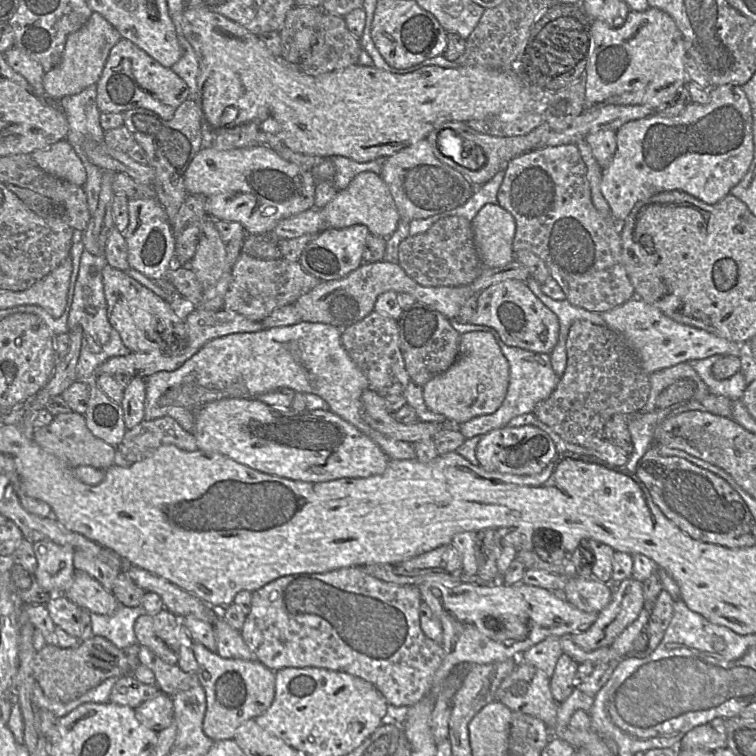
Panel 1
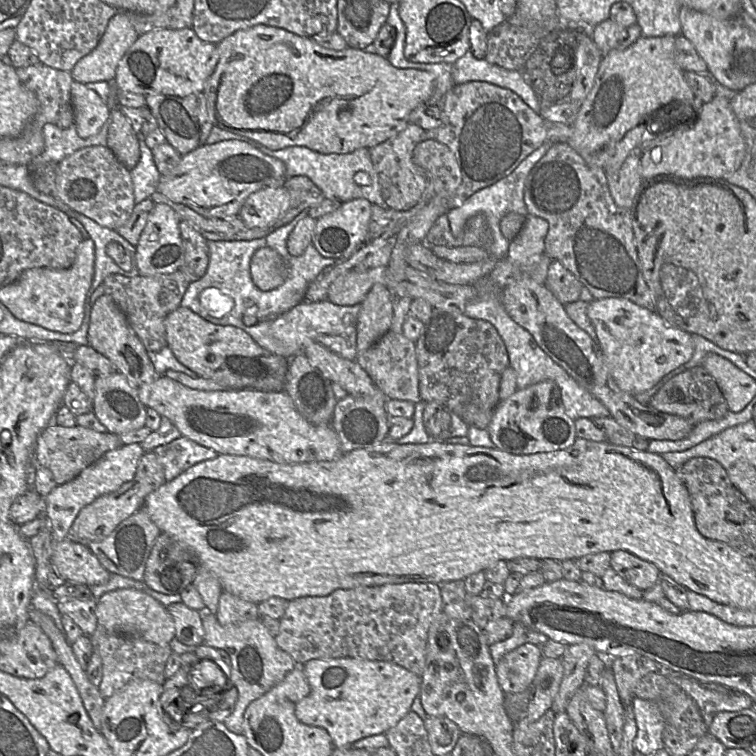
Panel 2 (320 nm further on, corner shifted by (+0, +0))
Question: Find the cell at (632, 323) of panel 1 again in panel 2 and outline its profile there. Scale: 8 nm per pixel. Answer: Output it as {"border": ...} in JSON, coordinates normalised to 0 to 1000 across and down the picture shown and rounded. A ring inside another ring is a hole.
{"border":[[[825,394],[783,397],[776,406],[799,479],[816,511],[833,522],[861,515],[877,497],[917,470],[915,443],[882,430],[866,411]]]}

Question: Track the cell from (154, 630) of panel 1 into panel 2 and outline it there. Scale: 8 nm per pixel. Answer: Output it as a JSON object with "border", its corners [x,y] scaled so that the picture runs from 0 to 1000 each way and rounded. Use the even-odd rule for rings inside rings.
{"border":[[[241,796],[224,800],[221,807],[230,820],[231,844],[235,848],[255,856],[270,849],[271,835],[267,815],[261,807],[247,803]]]}

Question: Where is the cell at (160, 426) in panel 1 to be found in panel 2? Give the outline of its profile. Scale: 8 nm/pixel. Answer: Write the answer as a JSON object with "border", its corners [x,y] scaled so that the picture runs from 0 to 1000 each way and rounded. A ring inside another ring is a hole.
{"border":[[[245,577],[206,591],[202,597],[216,616],[218,632],[226,636],[249,619],[288,603],[283,595],[270,591]]]}

